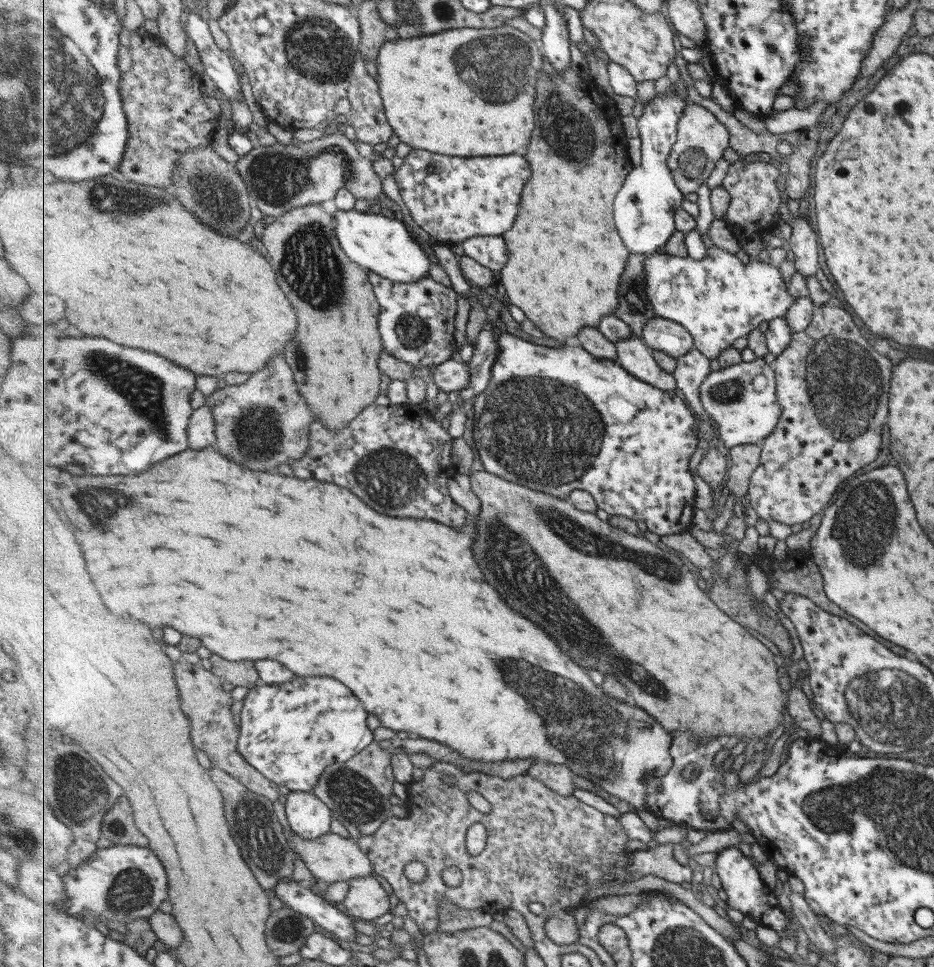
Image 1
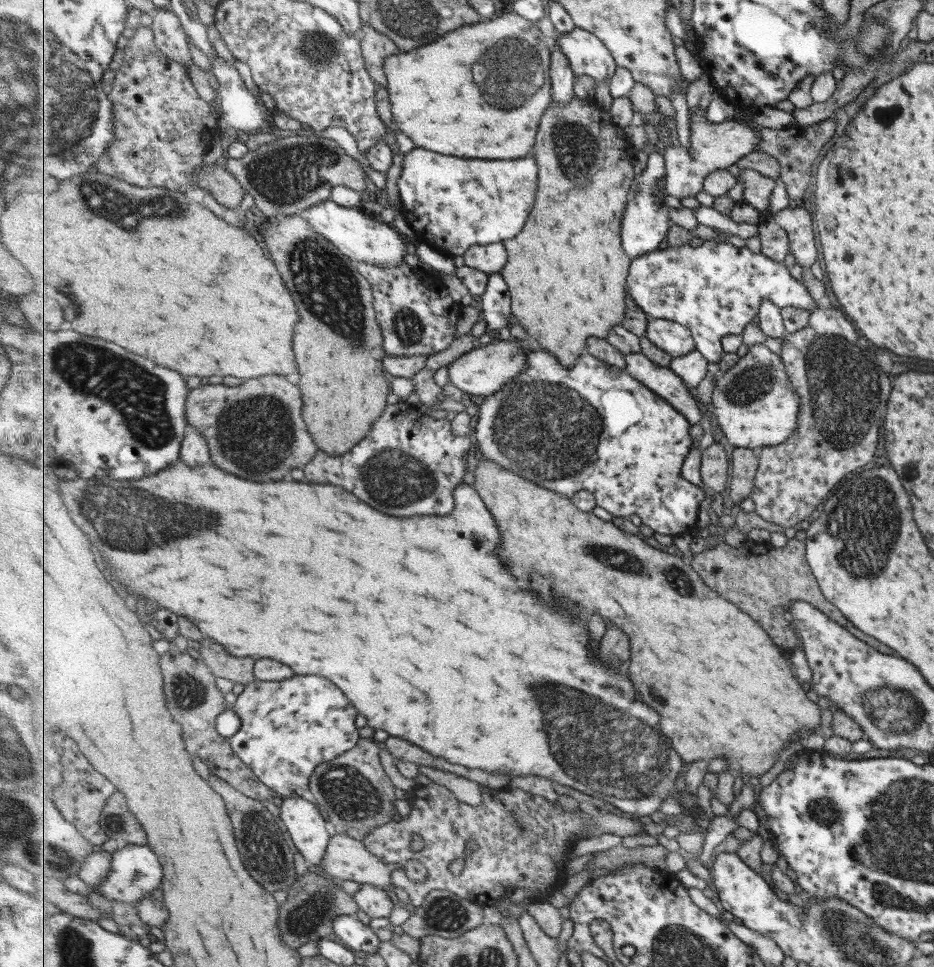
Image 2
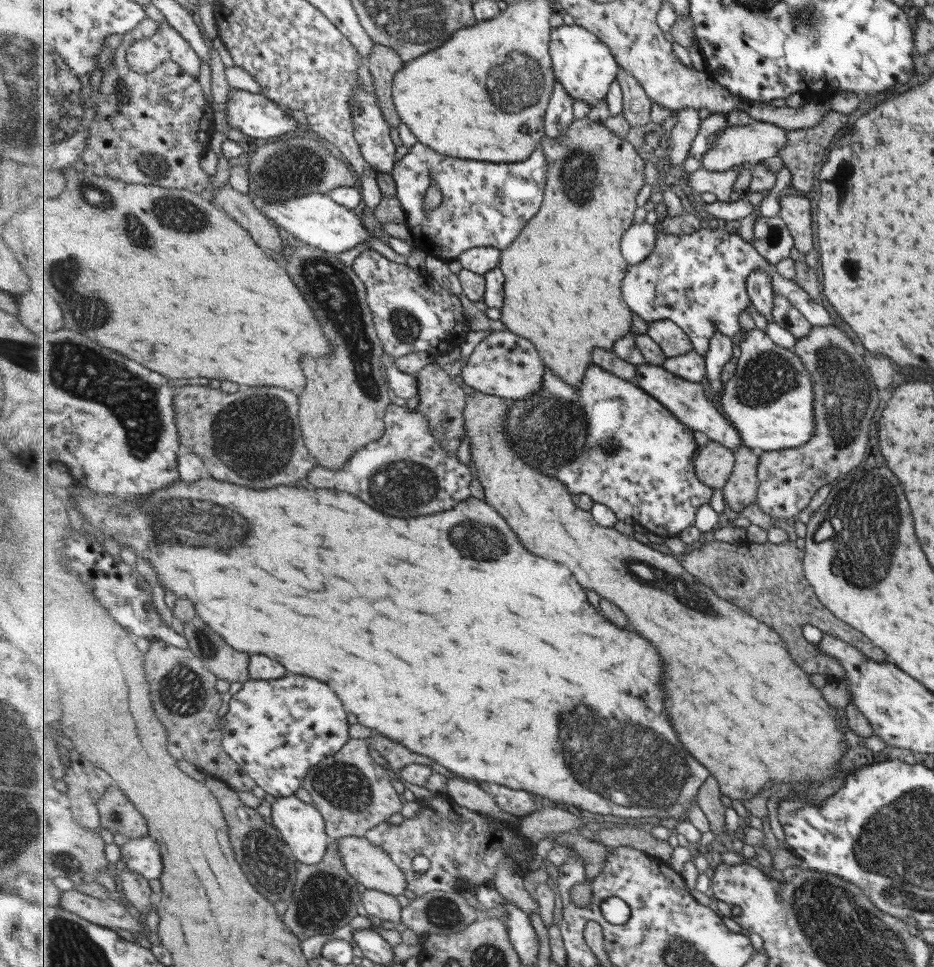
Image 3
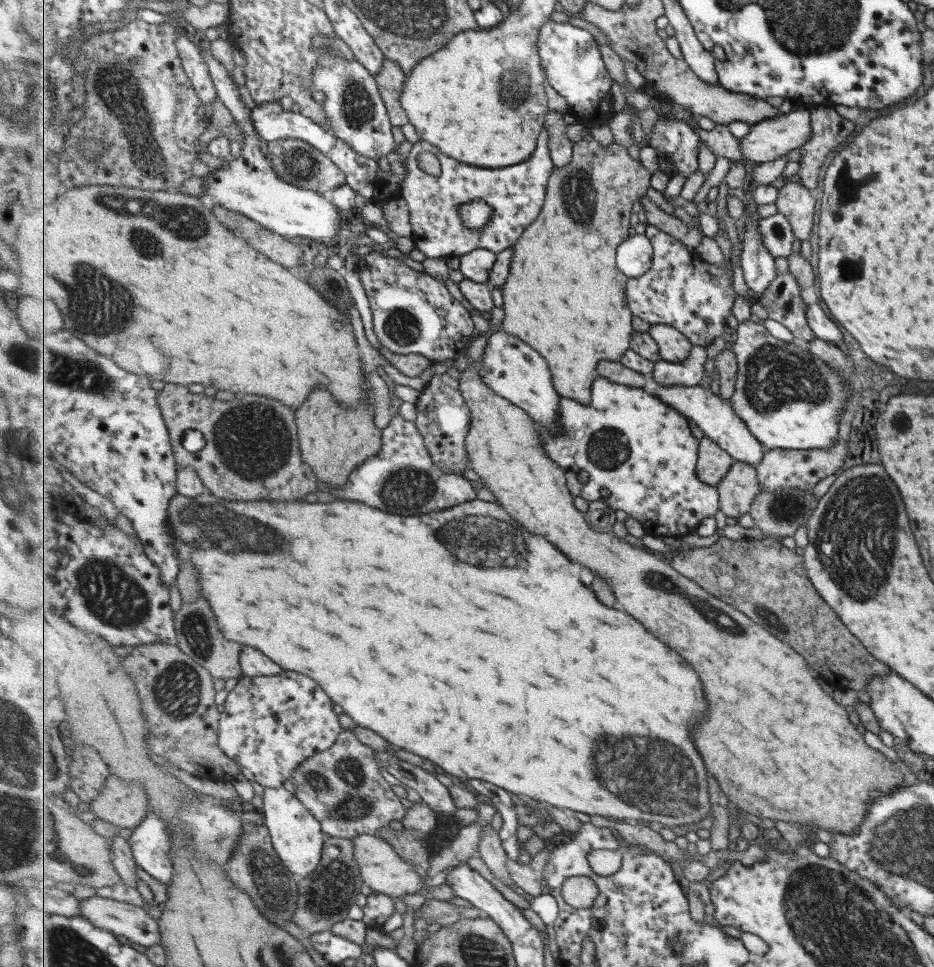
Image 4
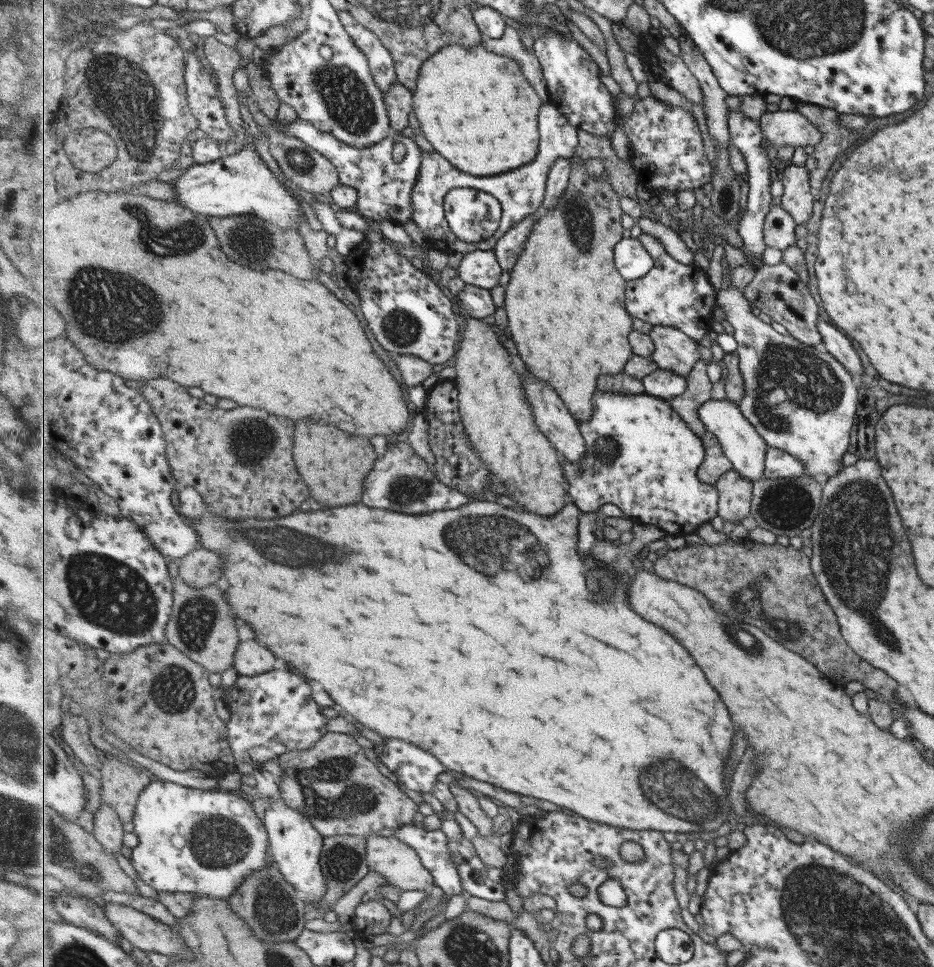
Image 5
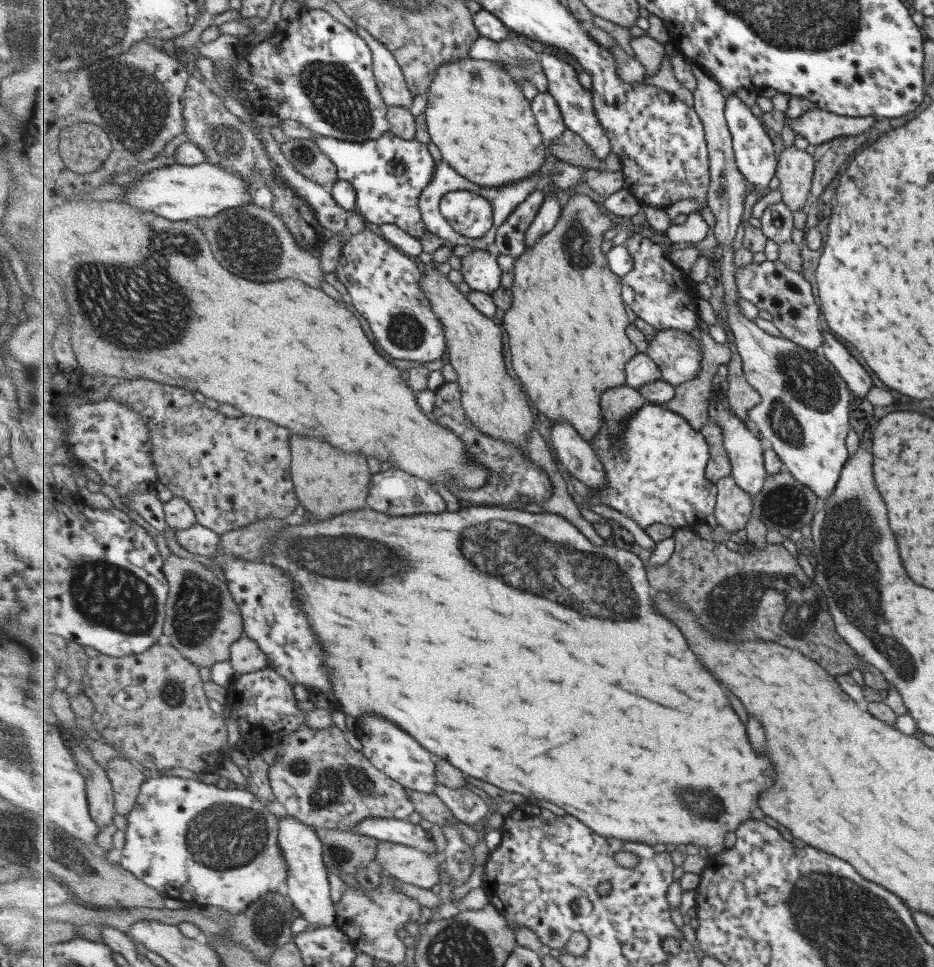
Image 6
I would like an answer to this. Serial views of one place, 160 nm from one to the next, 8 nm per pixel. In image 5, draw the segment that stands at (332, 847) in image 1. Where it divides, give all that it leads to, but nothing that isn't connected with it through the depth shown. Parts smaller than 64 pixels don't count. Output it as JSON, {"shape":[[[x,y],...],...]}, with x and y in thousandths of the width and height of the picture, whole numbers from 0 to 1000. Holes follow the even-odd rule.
{"shape":[[[421,862],[418,866],[395,863],[393,868],[393,887],[396,902],[405,902],[428,922],[433,920],[458,920],[465,915],[463,902],[454,895],[448,879],[438,872],[431,871]]]}

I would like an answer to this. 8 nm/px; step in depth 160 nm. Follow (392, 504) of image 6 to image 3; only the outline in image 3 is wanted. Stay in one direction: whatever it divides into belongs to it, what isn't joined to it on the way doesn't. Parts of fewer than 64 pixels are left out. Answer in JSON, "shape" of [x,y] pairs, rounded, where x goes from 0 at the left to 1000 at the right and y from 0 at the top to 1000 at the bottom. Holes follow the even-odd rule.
{"shape":[[[421,417],[416,419],[411,435],[413,436],[412,449],[395,461],[387,463],[387,467],[382,467],[378,476],[374,476],[365,486],[352,486],[348,482],[339,482],[331,492],[331,496],[339,505],[359,505],[359,507],[382,511],[384,515],[391,515],[391,519],[395,519],[395,523],[399,523],[401,527],[408,527],[410,532],[425,534],[425,536],[444,536],[444,534],[457,534],[466,529],[474,531],[504,514],[506,490],[502,482],[491,476],[489,466],[487,469],[479,469],[474,458],[465,450],[460,434],[455,428]]]}

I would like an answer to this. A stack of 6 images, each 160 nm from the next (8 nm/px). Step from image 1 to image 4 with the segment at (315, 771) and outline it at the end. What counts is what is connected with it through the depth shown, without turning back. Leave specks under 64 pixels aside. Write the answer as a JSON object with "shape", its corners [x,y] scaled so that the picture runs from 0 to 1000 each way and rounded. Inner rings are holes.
{"shape":[[[302,695],[301,697],[292,699],[278,699],[278,700],[268,700],[261,698],[256,701],[256,707],[246,716],[242,721],[241,727],[238,730],[236,738],[236,772],[241,777],[242,781],[245,781],[257,793],[261,804],[268,808],[275,809],[283,815],[299,815],[302,814],[307,807],[314,808],[315,799],[327,787],[332,786],[337,783],[338,780],[348,778],[355,774],[357,770],[362,766],[362,762],[365,758],[369,757],[365,753],[365,747],[363,747],[363,739],[359,736],[357,732],[358,724],[348,716],[335,701],[327,699],[327,697],[320,697],[320,695]]]}

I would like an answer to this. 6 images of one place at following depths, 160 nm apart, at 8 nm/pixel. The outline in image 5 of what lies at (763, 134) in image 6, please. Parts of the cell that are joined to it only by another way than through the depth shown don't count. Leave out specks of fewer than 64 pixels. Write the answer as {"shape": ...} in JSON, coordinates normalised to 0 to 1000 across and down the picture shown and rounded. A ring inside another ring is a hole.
{"shape":[[[789,115],[782,116],[781,132],[784,141],[784,149],[793,155],[794,160],[798,160],[802,171],[803,178],[803,194],[801,200],[801,207],[799,216],[793,223],[789,239],[791,240],[794,250],[798,251],[797,262],[804,264],[801,269],[807,269],[806,276],[808,280],[817,273],[817,261],[821,259],[822,252],[819,249],[818,232],[819,226],[824,220],[825,209],[828,209],[828,202],[825,201],[825,170],[821,162],[821,156],[817,150],[818,141],[814,129],[814,125],[806,124],[796,117]]]}

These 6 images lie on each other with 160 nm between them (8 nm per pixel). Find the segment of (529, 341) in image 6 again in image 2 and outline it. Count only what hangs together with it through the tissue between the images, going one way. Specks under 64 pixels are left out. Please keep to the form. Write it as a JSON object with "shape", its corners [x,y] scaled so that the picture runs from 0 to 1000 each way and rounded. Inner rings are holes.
{"shape":[[[616,98],[609,108],[596,108],[591,103],[575,141],[573,163],[579,172],[579,188],[575,211],[566,223],[569,230],[564,230],[560,244],[569,242],[596,246],[554,244],[545,250],[539,250],[545,259],[545,275],[542,274],[536,282],[549,306],[549,325],[554,327],[556,335],[560,335],[564,345],[577,354],[579,360],[596,367],[602,376],[609,381],[615,380],[624,364],[627,364],[631,349],[649,351],[652,342],[668,332],[672,304],[669,296],[672,296],[673,277],[678,270],[665,254],[665,228],[679,191],[678,161],[682,153],[676,151],[675,145],[665,147],[666,132],[663,129],[633,130],[635,126],[639,128],[639,118],[646,122],[646,114],[639,112],[637,98],[624,103]]]}

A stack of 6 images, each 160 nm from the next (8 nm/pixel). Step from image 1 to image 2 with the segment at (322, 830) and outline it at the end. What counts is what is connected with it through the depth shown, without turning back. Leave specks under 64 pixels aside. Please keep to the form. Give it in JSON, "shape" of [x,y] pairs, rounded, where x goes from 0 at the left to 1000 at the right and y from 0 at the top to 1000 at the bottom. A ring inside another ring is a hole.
{"shape":[[[306,824],[300,836],[300,846],[321,883],[332,897],[342,898],[355,866],[352,850],[342,840],[342,834],[325,824]]]}

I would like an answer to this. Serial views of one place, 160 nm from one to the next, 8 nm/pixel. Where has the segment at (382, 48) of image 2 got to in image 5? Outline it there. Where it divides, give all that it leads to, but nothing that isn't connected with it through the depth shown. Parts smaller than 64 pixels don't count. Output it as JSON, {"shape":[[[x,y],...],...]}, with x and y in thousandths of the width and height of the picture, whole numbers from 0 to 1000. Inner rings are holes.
{"shape":[[[429,84],[422,85],[419,91],[411,95],[411,105],[415,112],[418,126],[422,137],[429,137],[438,130],[438,118],[443,115],[441,93]]]}

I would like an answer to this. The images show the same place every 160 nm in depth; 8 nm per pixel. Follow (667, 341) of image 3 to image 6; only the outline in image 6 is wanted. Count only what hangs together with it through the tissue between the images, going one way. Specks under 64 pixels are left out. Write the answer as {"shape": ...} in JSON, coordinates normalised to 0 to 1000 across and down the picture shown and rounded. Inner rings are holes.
{"shape":[[[732,341],[704,342],[693,365],[704,375],[709,391],[721,399],[742,393],[751,385],[754,363],[748,353]]]}

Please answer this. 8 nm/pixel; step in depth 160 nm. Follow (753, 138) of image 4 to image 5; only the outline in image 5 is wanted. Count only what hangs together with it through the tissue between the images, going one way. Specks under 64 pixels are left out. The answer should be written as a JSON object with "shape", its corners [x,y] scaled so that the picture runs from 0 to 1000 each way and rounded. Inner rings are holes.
{"shape":[[[853,113],[821,116],[813,124],[818,146],[827,151],[873,151],[879,147],[879,137]]]}

